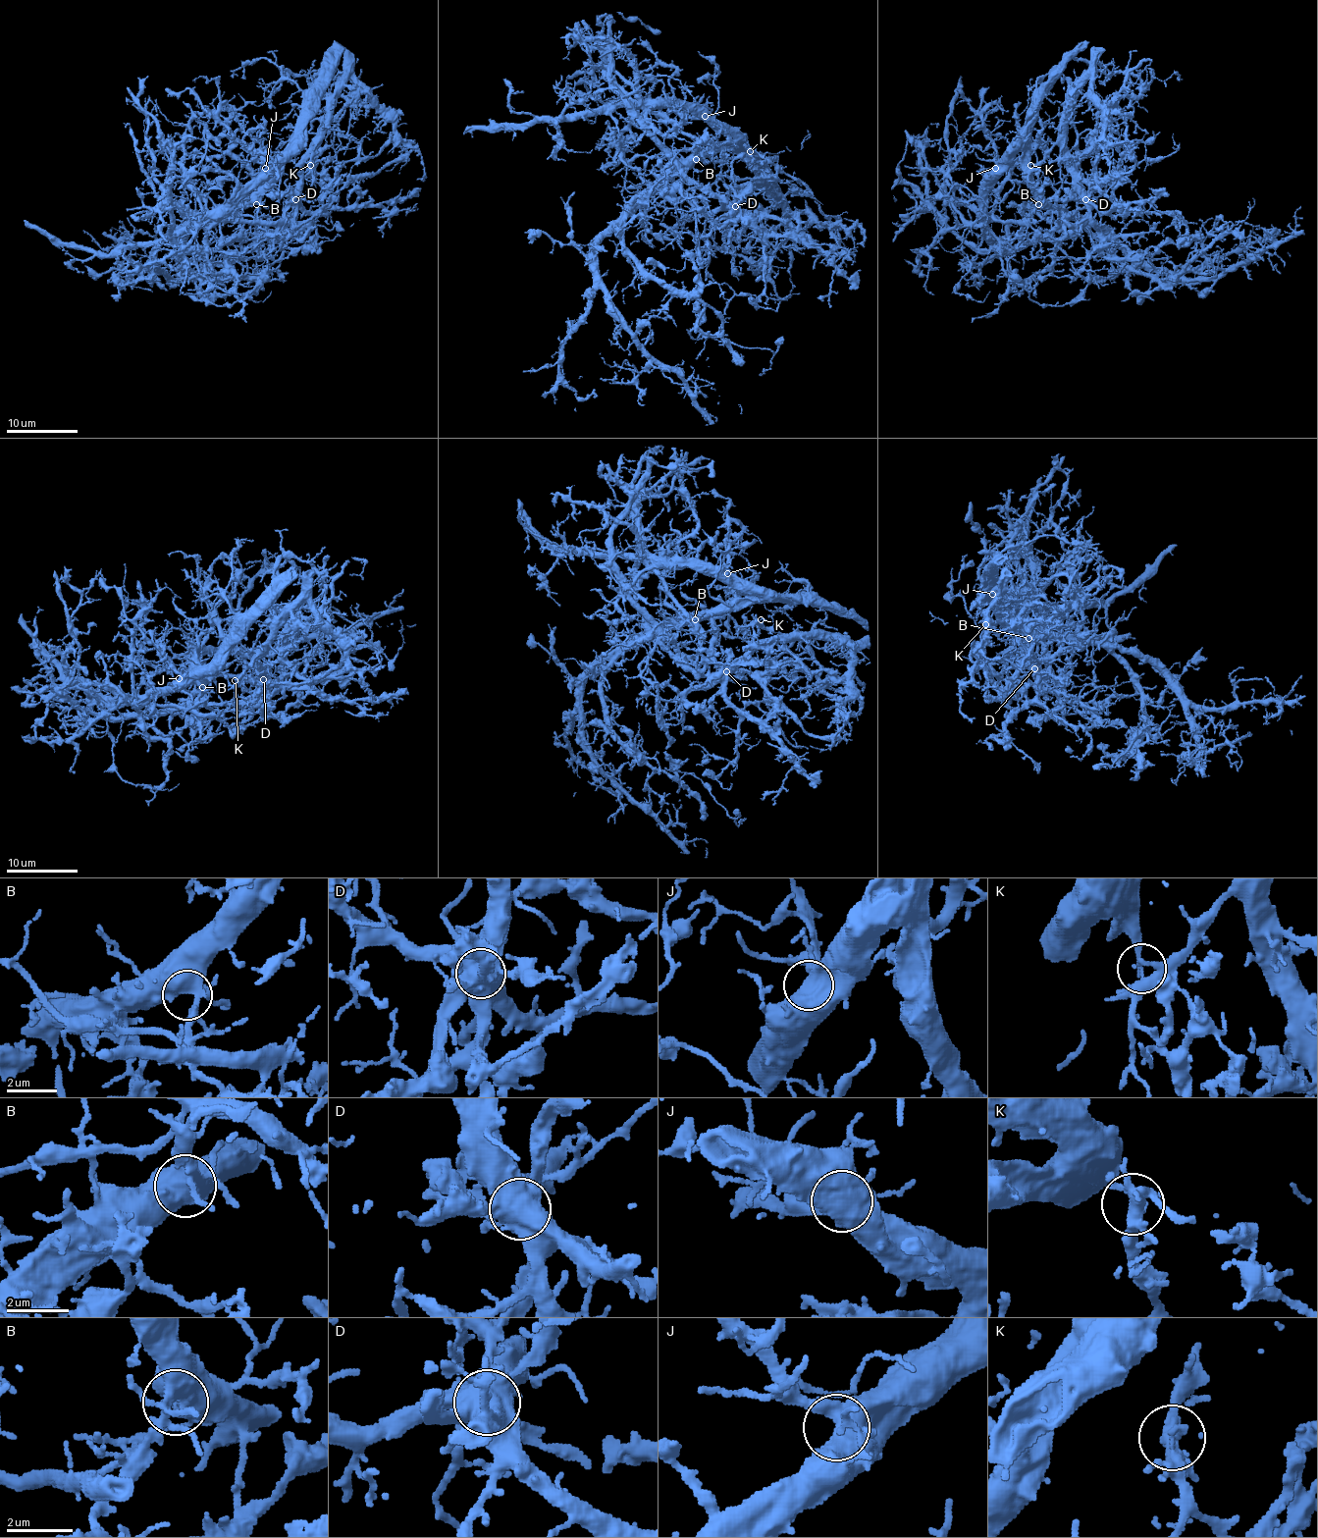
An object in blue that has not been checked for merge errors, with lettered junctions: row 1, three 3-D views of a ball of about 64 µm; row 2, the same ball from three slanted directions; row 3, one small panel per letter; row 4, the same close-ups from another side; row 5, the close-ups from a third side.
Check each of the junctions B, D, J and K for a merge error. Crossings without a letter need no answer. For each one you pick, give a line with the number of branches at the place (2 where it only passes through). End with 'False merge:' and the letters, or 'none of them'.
D: 5
K: 4
False merge: D, K

